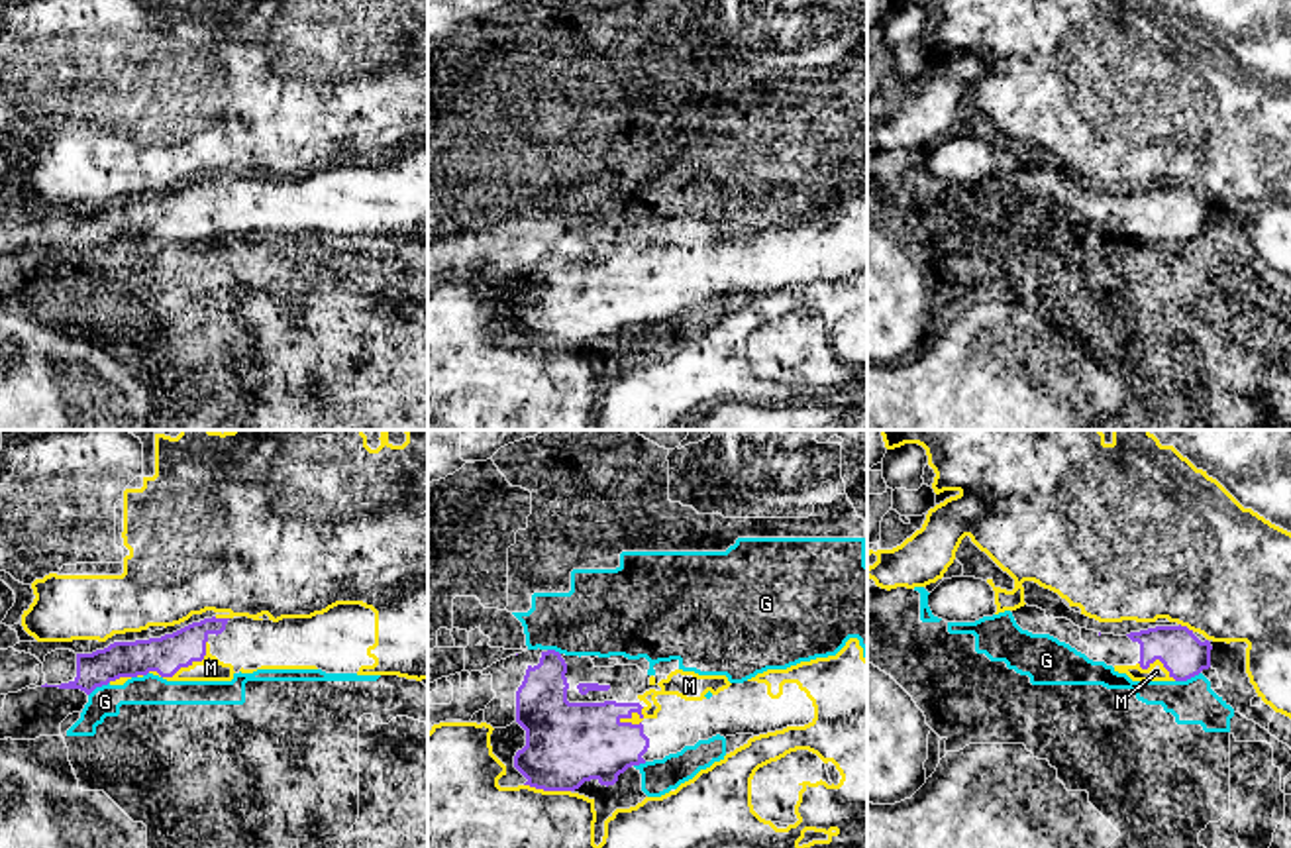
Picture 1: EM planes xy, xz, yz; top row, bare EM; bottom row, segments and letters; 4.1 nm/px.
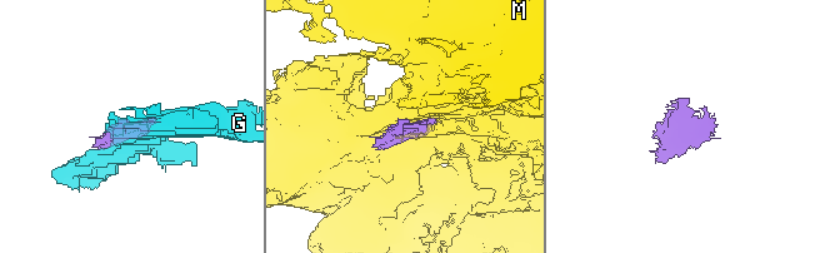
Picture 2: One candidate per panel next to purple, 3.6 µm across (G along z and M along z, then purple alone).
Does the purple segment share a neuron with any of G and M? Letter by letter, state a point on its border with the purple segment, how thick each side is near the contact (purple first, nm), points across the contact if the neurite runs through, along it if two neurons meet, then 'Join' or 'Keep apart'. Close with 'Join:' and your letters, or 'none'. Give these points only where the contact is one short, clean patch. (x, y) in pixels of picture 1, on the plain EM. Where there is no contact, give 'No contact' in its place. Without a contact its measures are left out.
G: Touches purple at yz (1187, 238). Thickness 180 nm (purple) against 180 nm. Join
M: Touches purple at xy (183, 226). Thickness 160 nm (purple) against 100 nm. Keep apart
Join: G

